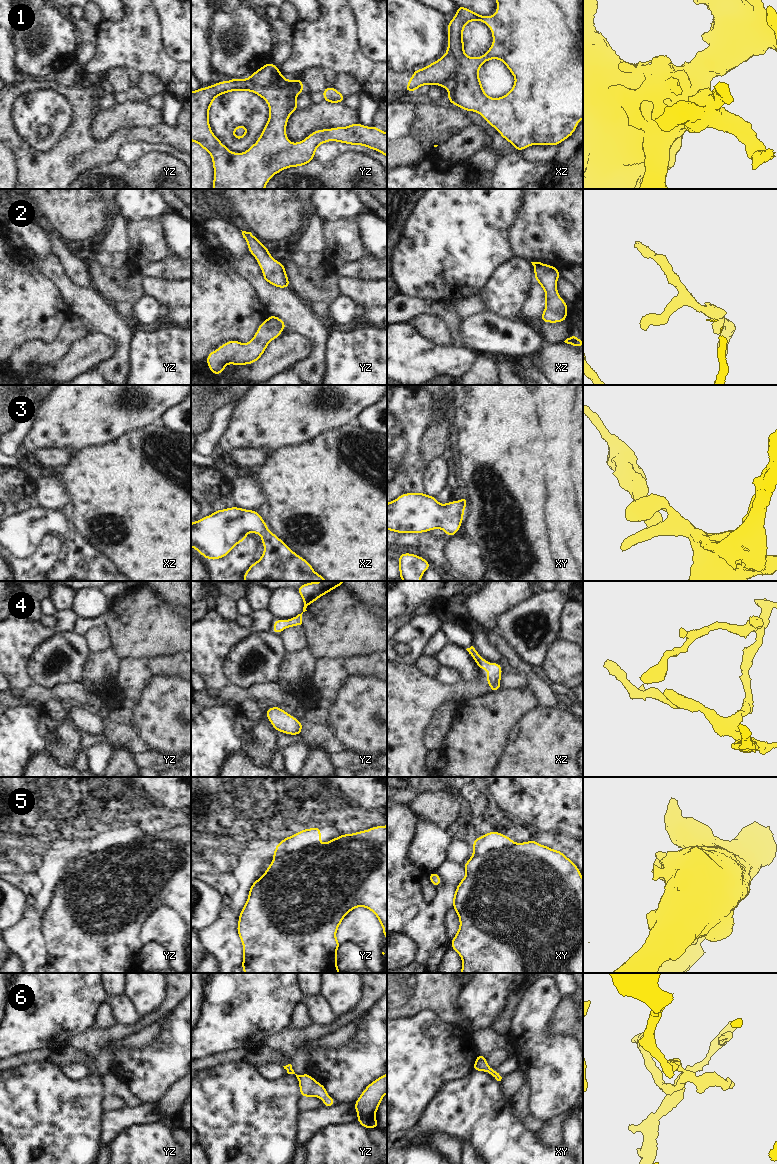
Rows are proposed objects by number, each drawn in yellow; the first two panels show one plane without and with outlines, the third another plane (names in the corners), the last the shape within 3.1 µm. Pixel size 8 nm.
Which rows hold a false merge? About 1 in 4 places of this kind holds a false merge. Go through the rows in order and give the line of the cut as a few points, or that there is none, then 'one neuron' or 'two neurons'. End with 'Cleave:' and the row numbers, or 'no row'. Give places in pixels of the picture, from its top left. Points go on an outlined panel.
1: xz (451, 53), (458, 64), (458, 70), (446, 88) | two neurons
2: no cut | one neuron
3: no cut | one neuron
4: no cut | one neuron
5: no cut | one neuron
6: no cut | one neuron
Cleave: 1

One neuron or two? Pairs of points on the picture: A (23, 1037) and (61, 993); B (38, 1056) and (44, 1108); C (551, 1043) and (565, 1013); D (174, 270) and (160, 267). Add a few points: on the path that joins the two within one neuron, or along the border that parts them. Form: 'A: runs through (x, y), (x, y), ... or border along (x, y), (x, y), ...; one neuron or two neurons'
A: runs through (30, 1026), (52, 1004); one neuron
B: border along (47, 1060), (24, 1063), (16, 1068); two neurons
C: border along (552, 1011), (548, 1031), (572, 1036); two neurons
D: runs through (171, 270), (163, 268); one neuron

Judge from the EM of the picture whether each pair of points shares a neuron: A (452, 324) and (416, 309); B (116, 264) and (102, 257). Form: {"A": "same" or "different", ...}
{"A": "same", "B": "same"}

